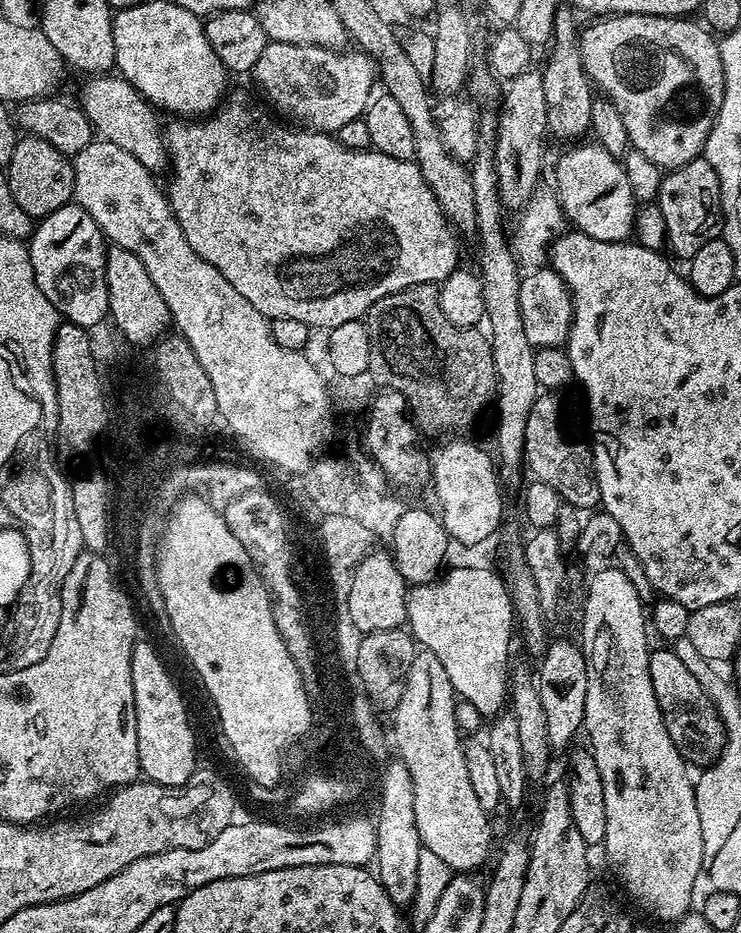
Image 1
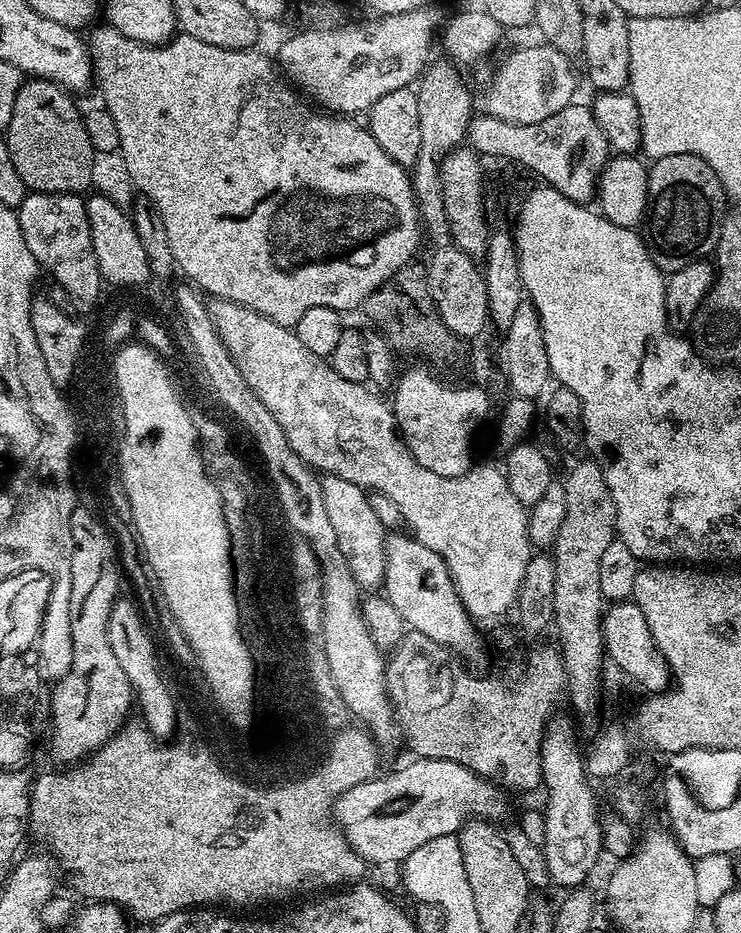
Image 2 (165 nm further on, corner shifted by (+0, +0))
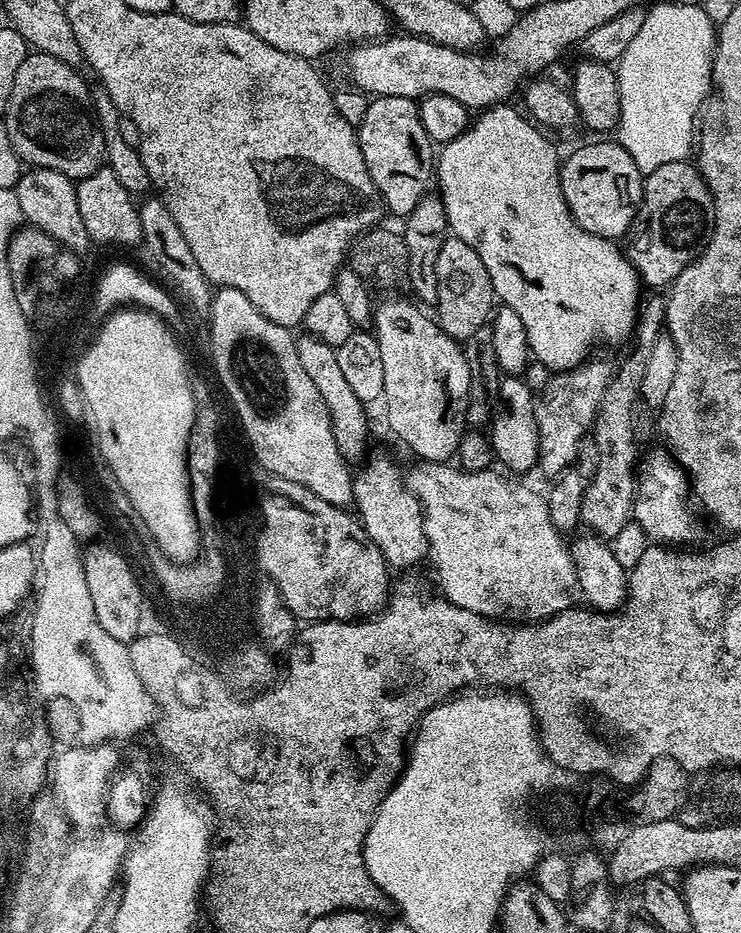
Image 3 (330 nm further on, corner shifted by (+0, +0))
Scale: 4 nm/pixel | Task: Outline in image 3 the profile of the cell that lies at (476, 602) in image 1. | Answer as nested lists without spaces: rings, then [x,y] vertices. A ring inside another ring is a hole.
[[[386,453],[371,456],[367,457],[366,463],[359,469],[361,472],[357,471],[352,481],[355,511],[364,525],[365,534],[372,539],[374,546],[378,546],[389,565],[393,569],[412,568],[423,556],[425,559],[429,555],[420,499],[412,492],[402,468],[400,472],[399,466]]]

